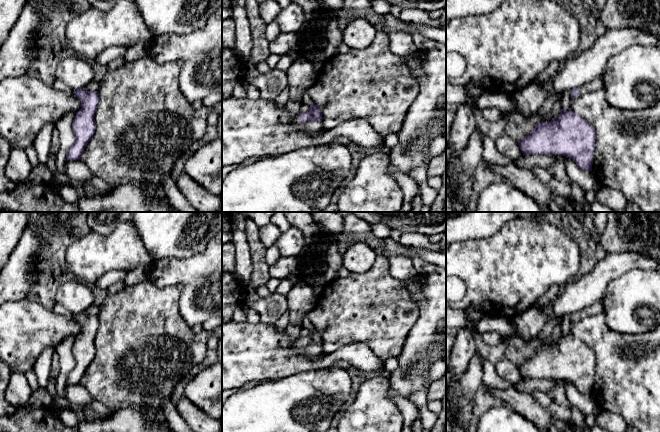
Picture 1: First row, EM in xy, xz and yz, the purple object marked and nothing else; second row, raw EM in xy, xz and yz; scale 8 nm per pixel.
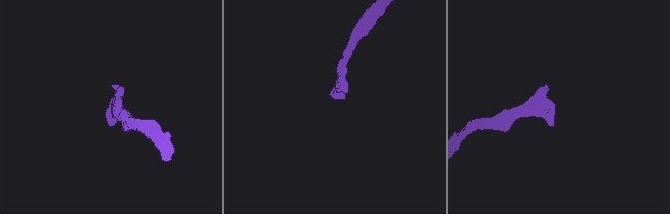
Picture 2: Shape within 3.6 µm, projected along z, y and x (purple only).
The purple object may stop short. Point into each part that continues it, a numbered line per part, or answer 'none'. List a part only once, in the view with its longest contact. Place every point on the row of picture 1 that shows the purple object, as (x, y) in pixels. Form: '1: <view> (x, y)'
1: xz (310, 126)

